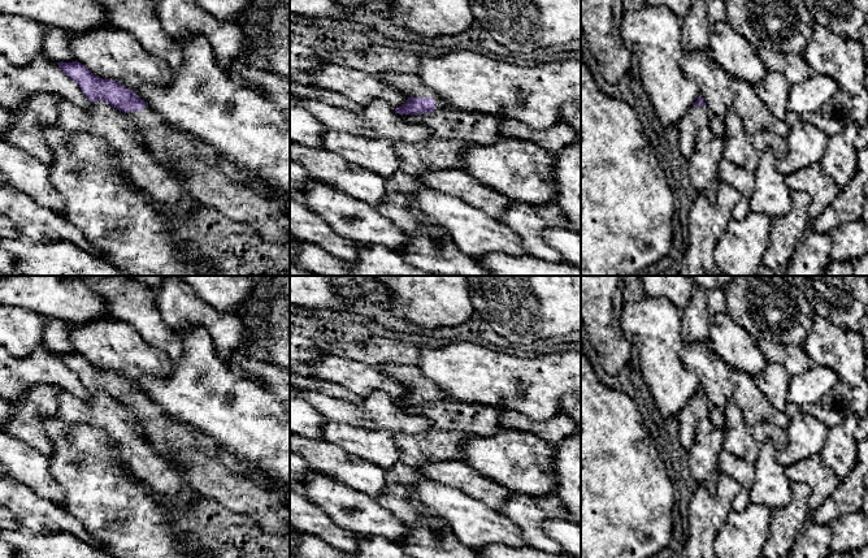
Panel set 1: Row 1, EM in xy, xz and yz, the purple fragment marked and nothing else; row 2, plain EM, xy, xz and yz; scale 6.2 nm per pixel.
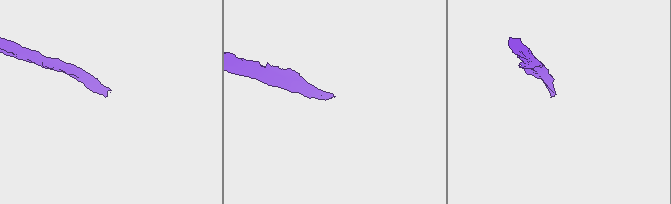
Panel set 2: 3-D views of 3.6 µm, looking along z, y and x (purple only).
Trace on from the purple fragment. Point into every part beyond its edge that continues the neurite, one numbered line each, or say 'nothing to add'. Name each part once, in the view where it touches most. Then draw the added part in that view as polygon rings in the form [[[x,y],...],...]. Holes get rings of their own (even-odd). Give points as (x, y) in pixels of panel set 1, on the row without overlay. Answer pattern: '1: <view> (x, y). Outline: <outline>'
1: xz (411, 376). Outline: [[[389,363],[378,365],[378,368],[407,389],[433,389],[435,392],[435,402],[448,398],[435,382],[430,381],[422,373],[418,365],[396,365]]]

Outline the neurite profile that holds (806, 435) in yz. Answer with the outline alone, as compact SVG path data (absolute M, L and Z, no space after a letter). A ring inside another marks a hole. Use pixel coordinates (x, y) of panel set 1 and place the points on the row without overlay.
M806 412L793 416L785 431L787 445L776 453L785 468L811 455L820 455L829 437L829 427Z

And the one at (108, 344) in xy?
M113 316L97 317L87 324L71 324L70 339L75 352L94 367L116 372L133 382L140 376L166 377L173 371L174 363L165 351L149 346L130 324Z

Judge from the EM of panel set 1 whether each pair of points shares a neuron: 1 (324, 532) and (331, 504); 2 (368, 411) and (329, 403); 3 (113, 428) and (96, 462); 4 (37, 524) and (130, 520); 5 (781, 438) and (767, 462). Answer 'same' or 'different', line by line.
1: different
2: same
3: different
4: different
5: different

